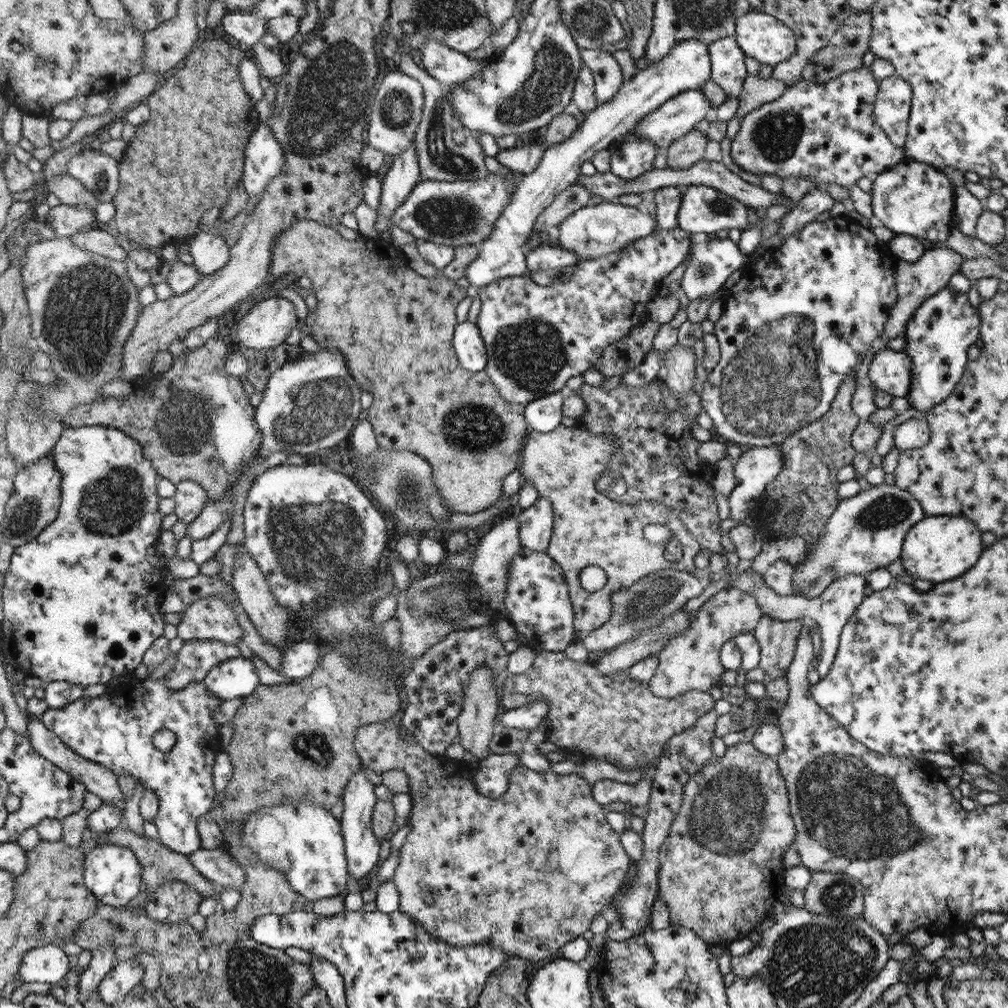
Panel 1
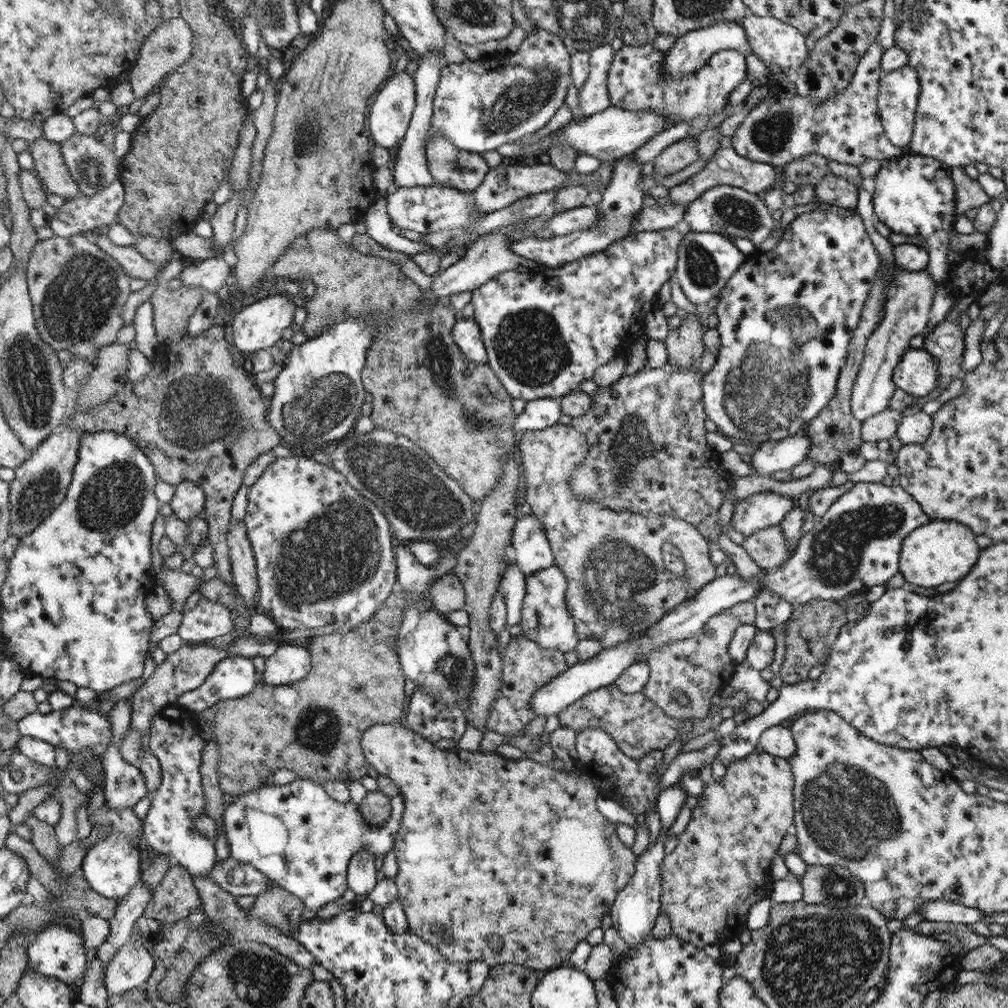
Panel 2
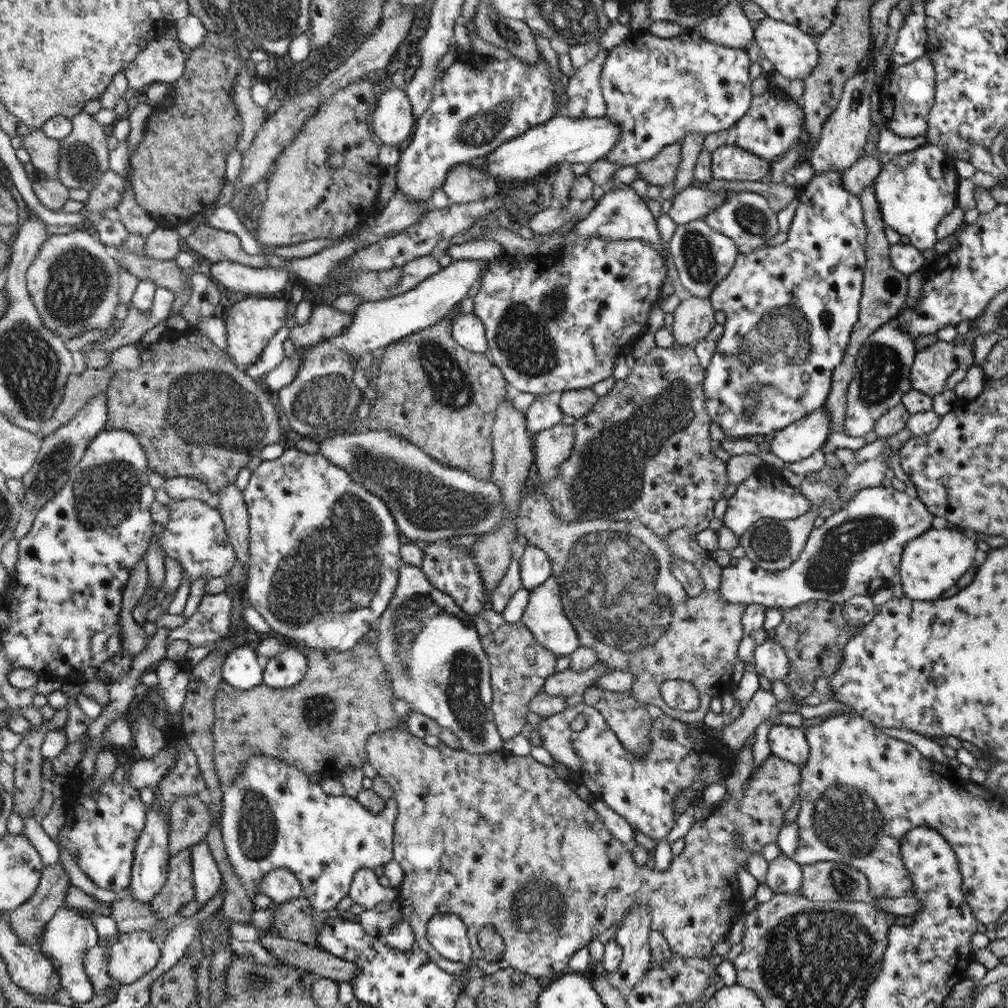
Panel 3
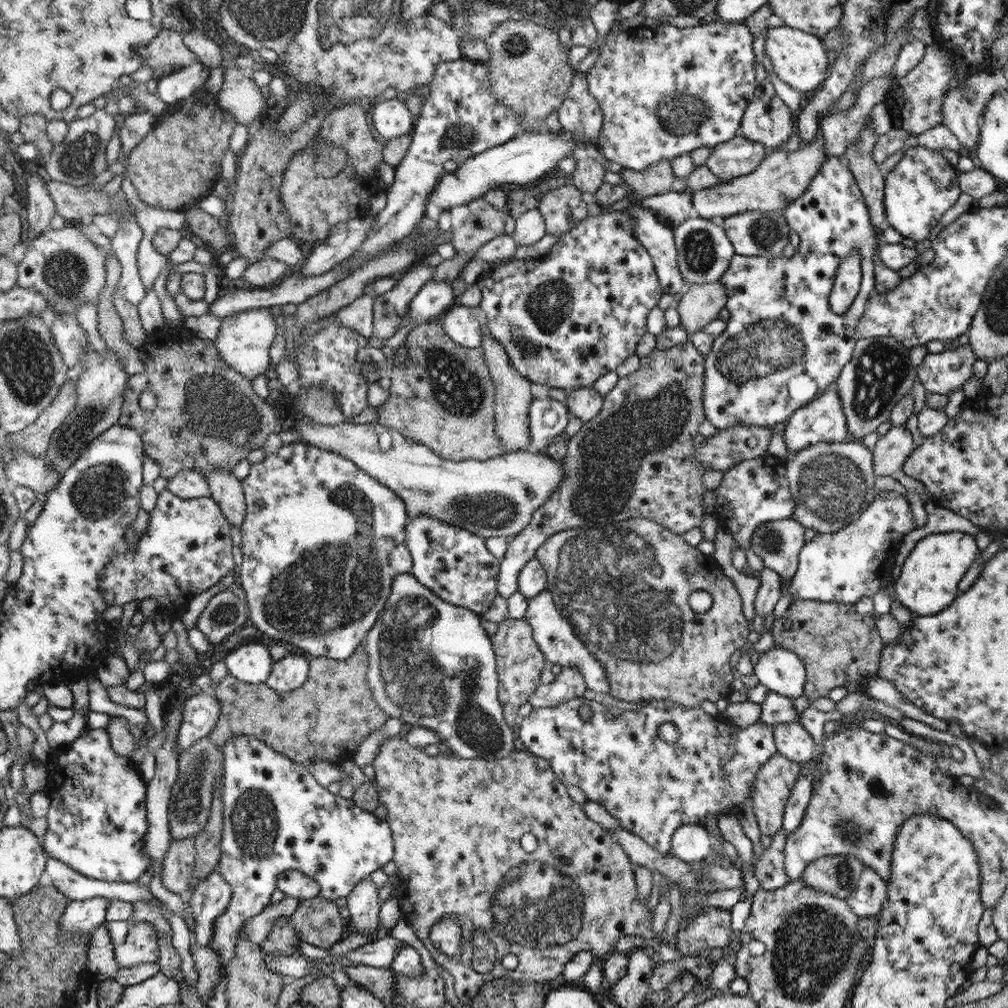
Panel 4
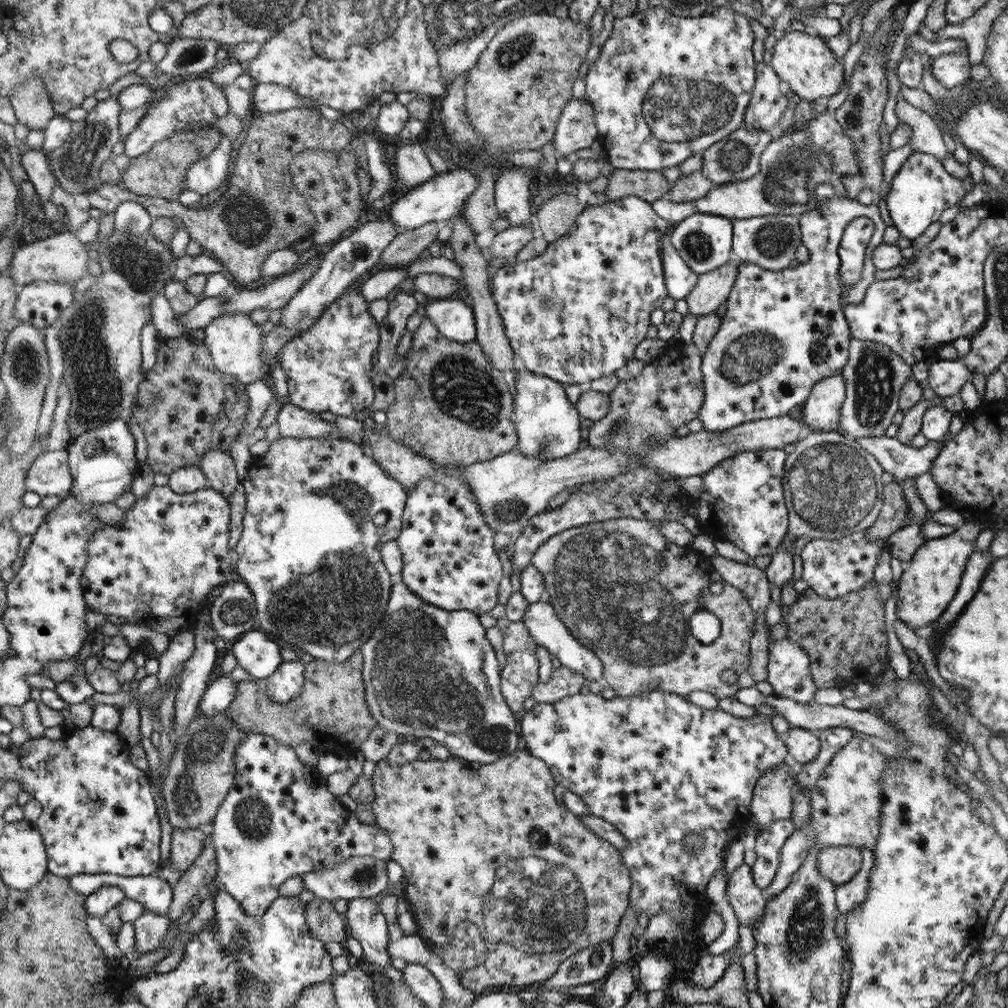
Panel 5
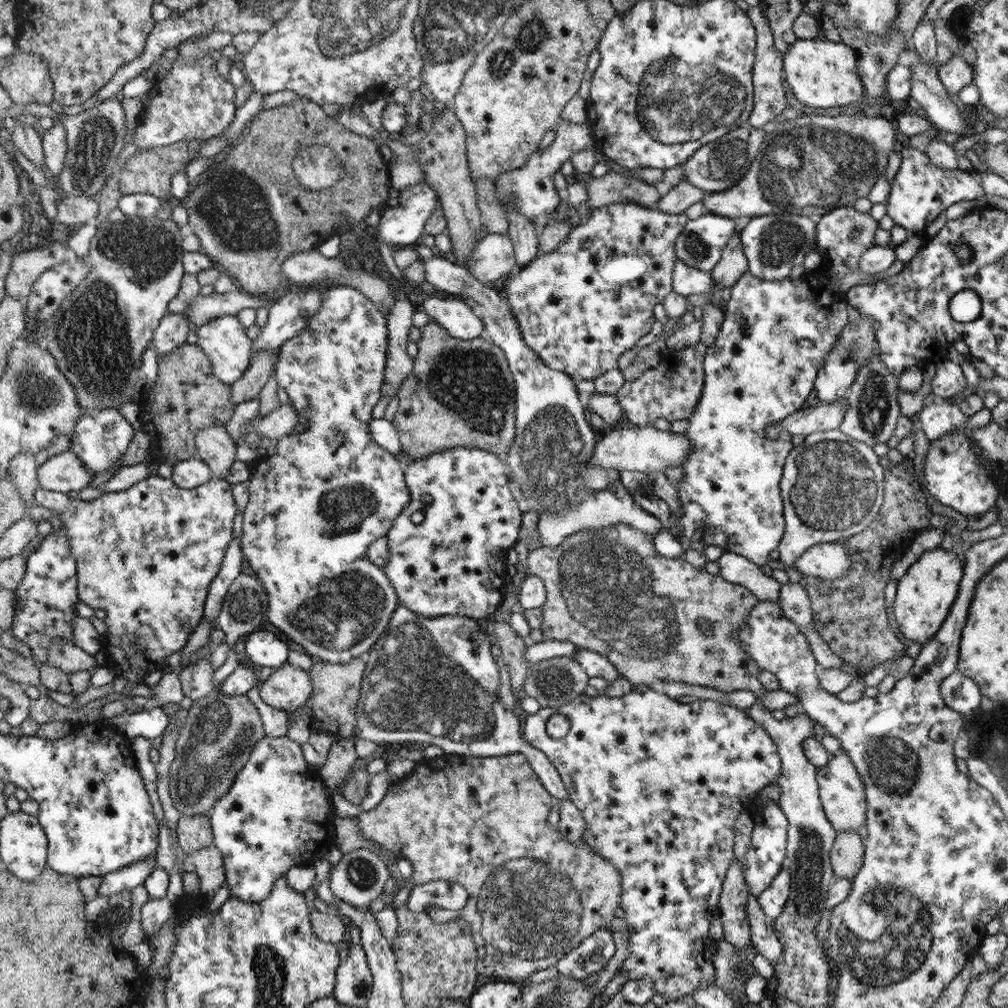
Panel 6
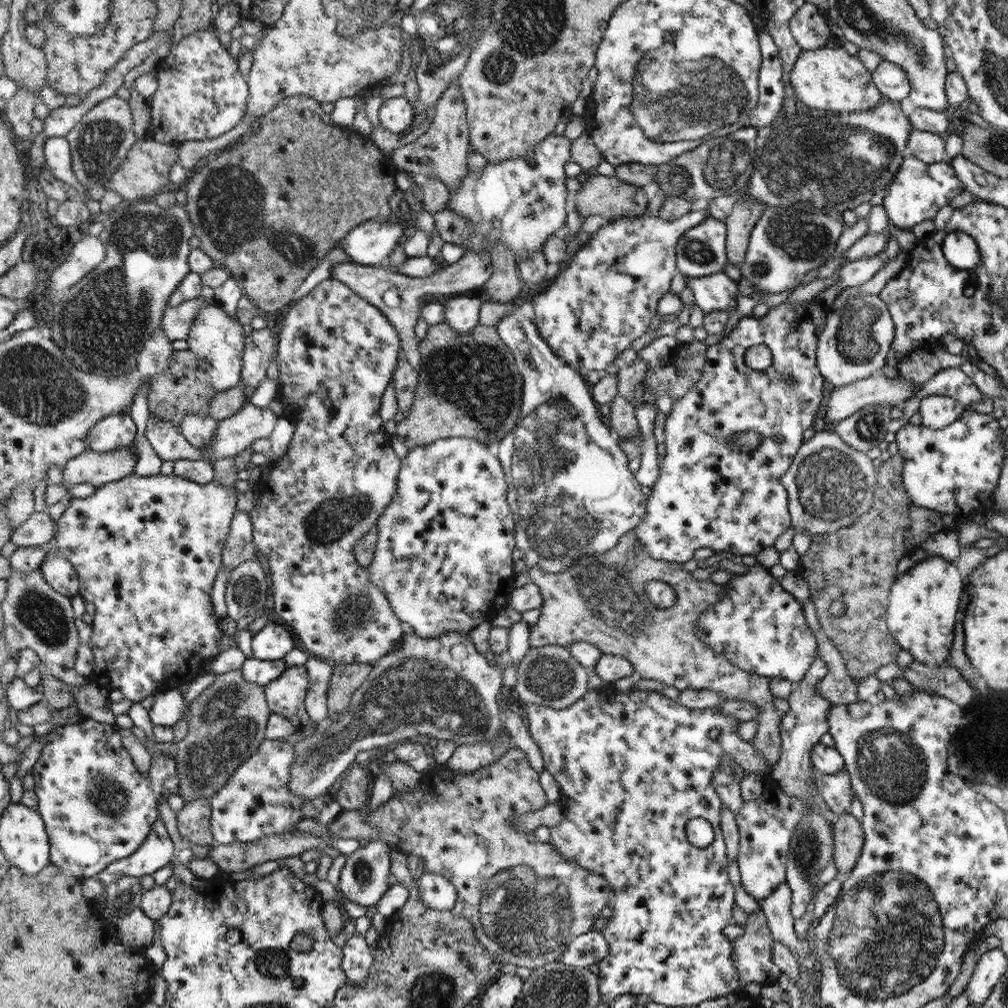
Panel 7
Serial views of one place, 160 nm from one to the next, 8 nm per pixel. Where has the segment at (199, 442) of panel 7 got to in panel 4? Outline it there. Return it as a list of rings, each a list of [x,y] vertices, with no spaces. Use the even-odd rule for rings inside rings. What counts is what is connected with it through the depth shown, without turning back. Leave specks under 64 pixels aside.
[[[218,469],[207,477],[211,497],[221,506],[232,526],[240,528],[247,516],[246,497],[242,481],[233,472]]]

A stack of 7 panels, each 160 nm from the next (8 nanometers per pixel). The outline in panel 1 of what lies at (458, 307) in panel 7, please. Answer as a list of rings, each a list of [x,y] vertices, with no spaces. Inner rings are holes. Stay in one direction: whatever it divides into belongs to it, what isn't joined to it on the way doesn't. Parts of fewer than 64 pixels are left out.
[[[470,321],[458,323],[454,334],[455,352],[459,363],[473,374],[486,370],[487,347],[478,324]]]

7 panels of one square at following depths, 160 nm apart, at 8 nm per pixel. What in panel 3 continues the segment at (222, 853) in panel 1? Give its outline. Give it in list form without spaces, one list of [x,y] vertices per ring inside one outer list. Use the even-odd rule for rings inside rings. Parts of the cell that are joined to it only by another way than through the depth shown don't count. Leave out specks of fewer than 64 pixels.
[[[280,868],[269,872],[262,880],[262,894],[273,900],[273,904],[284,903],[291,898],[302,897],[300,881],[288,868]]]

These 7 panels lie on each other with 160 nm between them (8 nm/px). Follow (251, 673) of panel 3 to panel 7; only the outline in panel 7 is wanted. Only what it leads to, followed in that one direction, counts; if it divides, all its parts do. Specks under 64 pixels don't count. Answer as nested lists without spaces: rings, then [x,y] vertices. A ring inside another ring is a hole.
[[[269,622],[252,637],[252,656],[258,660],[280,660],[294,648],[294,636],[282,625]]]

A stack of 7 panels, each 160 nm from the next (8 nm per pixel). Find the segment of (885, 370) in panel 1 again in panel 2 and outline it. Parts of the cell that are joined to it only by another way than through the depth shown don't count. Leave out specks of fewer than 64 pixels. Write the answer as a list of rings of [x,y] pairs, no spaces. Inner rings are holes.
[[[910,347],[904,351],[906,351],[906,354],[894,370],[895,384],[902,388],[904,392],[925,399],[927,394],[938,386],[939,364],[937,364],[935,356],[931,356],[931,352],[928,352],[927,349]]]

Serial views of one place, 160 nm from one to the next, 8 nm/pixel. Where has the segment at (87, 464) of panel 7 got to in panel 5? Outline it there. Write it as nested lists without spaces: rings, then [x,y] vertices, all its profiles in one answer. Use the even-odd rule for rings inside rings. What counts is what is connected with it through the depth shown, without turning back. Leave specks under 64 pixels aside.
[[[67,450],[45,451],[28,472],[28,491],[61,497],[72,490],[72,474]]]

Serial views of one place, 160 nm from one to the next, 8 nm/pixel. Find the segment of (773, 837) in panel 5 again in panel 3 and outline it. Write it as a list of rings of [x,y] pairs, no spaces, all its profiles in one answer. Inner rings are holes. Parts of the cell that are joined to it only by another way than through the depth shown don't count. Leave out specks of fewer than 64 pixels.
[[[782,852],[769,863],[765,883],[775,894],[799,893],[803,886],[802,865]]]

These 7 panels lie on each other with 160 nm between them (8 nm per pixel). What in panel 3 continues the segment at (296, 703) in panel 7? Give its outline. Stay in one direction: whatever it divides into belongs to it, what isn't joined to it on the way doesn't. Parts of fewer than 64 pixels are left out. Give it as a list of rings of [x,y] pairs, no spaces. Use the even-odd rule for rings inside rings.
[[[289,647],[267,660],[263,669],[263,683],[273,689],[293,687],[307,674],[307,657],[298,649]]]

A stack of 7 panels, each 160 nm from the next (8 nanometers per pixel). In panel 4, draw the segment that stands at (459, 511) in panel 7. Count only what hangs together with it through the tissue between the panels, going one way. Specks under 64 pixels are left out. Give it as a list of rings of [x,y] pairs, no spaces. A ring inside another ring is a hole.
[[[413,516],[409,518],[405,540],[412,555],[410,574],[442,600],[472,612],[486,613],[496,598],[498,560],[488,552],[484,539],[470,529],[436,520],[432,516]]]

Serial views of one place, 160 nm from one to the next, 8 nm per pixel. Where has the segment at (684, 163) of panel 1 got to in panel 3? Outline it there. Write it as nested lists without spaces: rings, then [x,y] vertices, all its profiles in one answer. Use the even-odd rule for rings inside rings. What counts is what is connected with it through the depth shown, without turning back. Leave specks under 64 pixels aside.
[[[674,143],[664,147],[655,158],[635,165],[639,178],[654,186],[664,186],[674,182],[681,161],[682,145]]]

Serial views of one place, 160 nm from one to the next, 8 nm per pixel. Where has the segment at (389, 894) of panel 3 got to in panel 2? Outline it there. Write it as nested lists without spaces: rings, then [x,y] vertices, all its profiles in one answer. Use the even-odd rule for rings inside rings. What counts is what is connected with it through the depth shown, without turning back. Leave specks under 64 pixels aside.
[[[366,849],[358,852],[350,862],[347,871],[347,888],[353,890],[356,895],[369,894],[376,886],[376,868],[374,860],[376,856]]]

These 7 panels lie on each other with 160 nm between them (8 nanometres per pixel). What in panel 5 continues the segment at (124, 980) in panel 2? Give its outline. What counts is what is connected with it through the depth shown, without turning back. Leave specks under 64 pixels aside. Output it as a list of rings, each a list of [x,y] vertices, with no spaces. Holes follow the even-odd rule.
[[[145,912],[133,924],[134,933],[136,933],[138,956],[156,951],[159,947],[162,947],[164,937],[166,937],[166,932],[168,931],[168,917]]]

